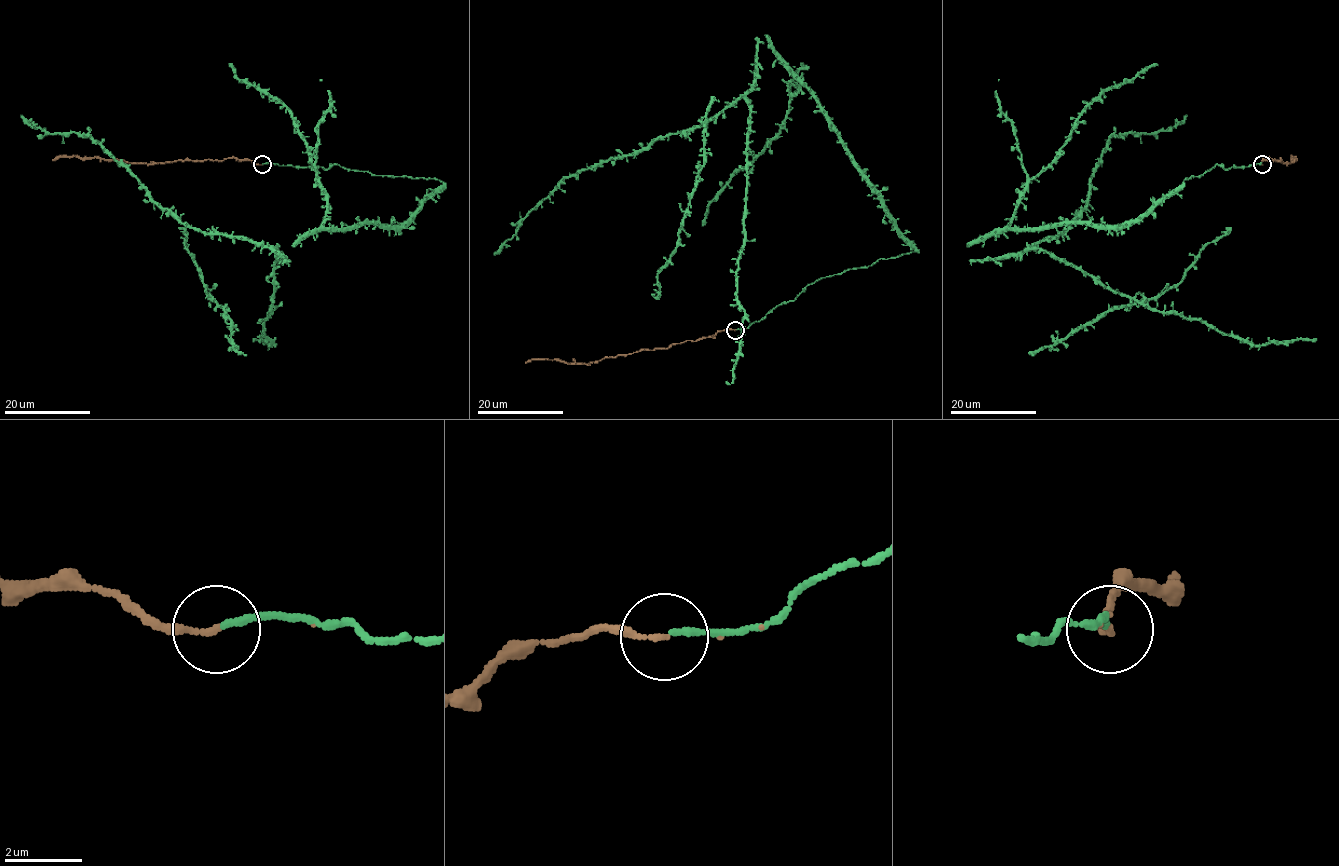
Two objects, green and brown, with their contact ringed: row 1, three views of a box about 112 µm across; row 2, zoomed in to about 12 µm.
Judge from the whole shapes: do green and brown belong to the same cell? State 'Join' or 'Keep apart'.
Join

